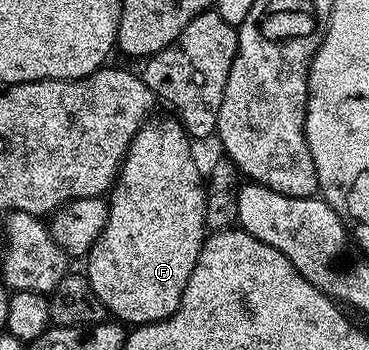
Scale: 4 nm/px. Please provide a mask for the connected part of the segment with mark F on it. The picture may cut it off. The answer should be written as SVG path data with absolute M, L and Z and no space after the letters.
M169 117L156 119L153 123L152 120L145 122L128 146L128 153L120 164L116 181L107 196L108 220L105 221L98 241L92 244L92 250L86 256L86 278L94 293L104 303L109 316L125 325L157 323L169 319L180 308L186 281L190 281L190 273L194 273L194 265L206 238L206 183L192 156L192 146L193 140L179 119Z

